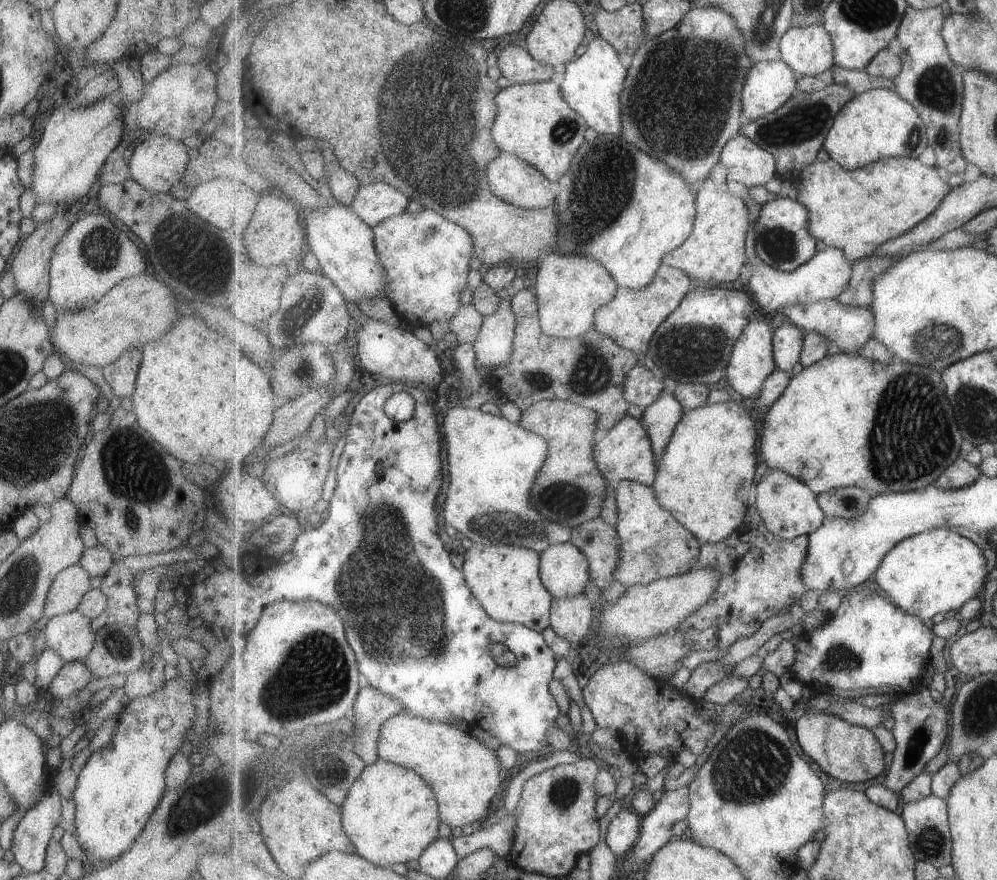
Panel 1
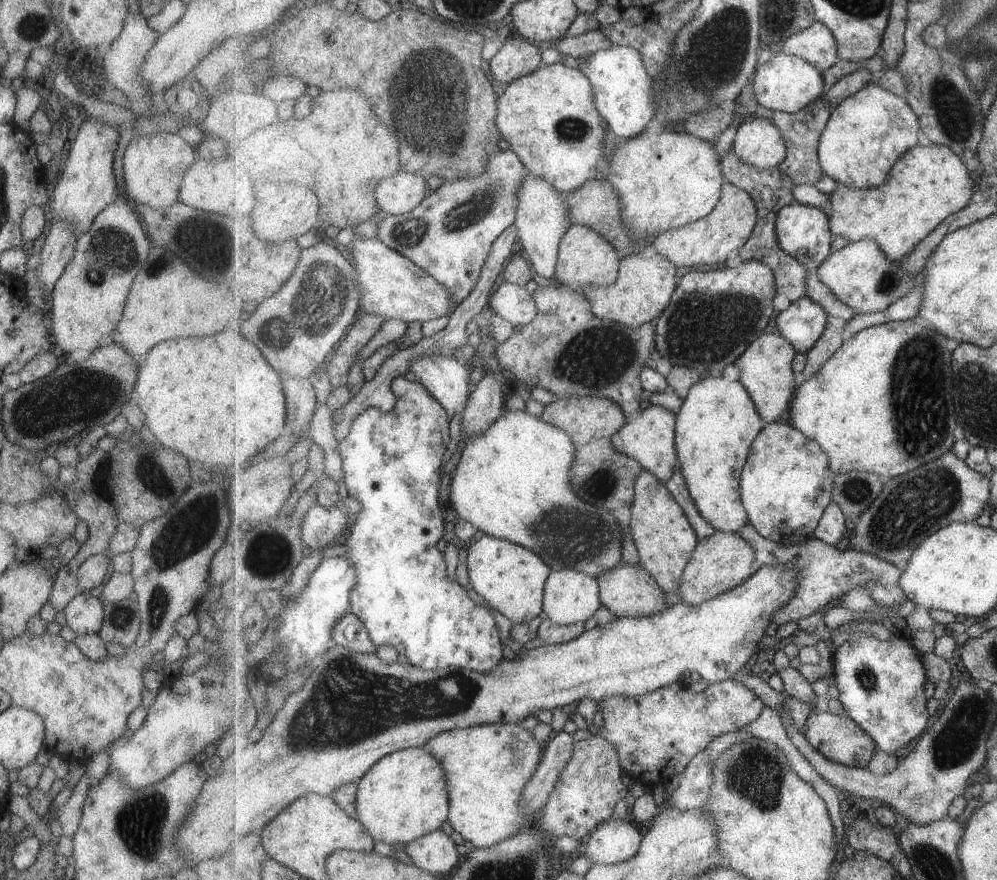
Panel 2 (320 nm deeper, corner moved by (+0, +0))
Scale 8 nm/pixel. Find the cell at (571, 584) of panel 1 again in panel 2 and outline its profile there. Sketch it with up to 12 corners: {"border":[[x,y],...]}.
{"border":[[552,571],[543,615],[555,624],[586,623],[603,605],[599,581]]}

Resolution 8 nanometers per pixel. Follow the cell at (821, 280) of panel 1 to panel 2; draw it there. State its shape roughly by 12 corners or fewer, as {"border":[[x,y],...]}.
{"border":[[866,238],[815,270],[859,313],[909,294],[917,276]]}

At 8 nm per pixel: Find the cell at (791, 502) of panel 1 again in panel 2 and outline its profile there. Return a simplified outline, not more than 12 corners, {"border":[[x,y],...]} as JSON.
{"border":[[765,424],[743,504],[769,540],[814,538],[834,500],[826,450]]}

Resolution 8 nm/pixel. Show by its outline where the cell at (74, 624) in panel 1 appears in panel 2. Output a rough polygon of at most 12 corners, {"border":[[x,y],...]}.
{"border":[[78,592],[63,611],[76,635],[97,633],[102,602]]}

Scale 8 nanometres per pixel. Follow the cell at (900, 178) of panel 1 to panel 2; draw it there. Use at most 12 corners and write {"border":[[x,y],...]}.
{"border":[[917,145],[883,186],[837,184],[832,233],[899,263],[971,202],[952,148]]}

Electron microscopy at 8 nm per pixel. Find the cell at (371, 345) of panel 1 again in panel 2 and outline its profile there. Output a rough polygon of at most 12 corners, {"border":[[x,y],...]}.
{"border":[[426,356],[412,368],[418,382],[453,412],[470,400],[468,366]]}

